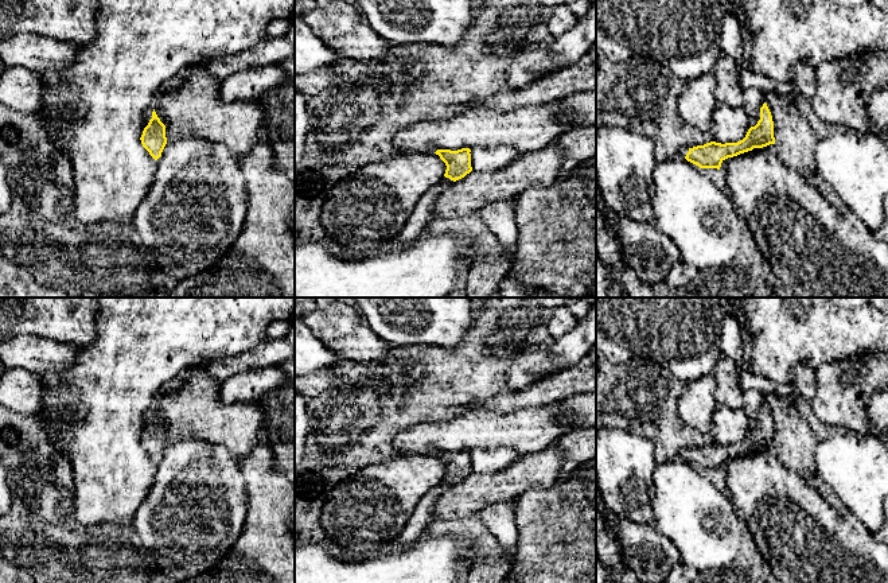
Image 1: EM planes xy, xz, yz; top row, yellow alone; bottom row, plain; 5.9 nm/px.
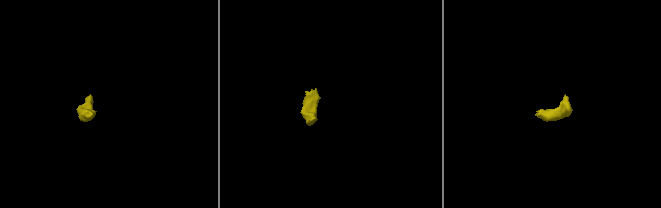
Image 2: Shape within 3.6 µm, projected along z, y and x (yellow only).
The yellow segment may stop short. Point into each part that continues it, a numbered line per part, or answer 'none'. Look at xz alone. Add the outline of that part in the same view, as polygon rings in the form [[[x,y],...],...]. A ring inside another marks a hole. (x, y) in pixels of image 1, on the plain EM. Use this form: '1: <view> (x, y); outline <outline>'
1: xz (424, 513); outline [[[444,478],[440,485],[433,487],[420,500],[409,521],[390,548],[414,547],[420,540],[422,540],[424,532],[427,530],[428,525],[435,521],[436,500],[441,494],[444,494],[452,485],[453,482]]]

